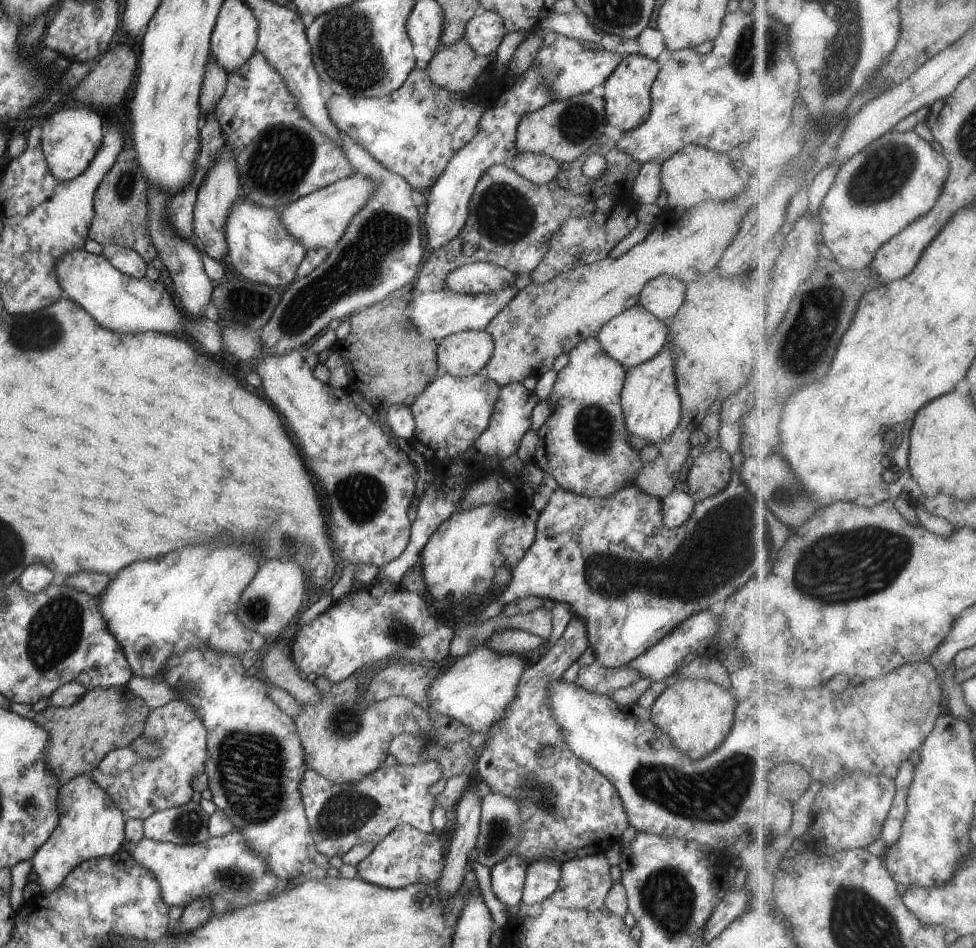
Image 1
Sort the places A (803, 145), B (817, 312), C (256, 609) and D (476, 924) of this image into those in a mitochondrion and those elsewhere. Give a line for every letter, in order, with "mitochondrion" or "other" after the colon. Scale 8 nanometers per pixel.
A: other
B: mitochondrion
C: mitochondrion
D: other

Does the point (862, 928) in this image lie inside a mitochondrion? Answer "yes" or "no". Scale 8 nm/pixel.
yes

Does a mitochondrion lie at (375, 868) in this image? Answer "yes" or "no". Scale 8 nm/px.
no

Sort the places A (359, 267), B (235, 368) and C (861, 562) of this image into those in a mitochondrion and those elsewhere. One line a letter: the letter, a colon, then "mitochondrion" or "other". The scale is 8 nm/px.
A: mitochondrion
B: other
C: mitochondrion

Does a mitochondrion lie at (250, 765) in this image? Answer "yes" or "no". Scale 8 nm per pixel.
yes

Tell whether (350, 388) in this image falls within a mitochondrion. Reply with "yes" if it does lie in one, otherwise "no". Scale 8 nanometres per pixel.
no

